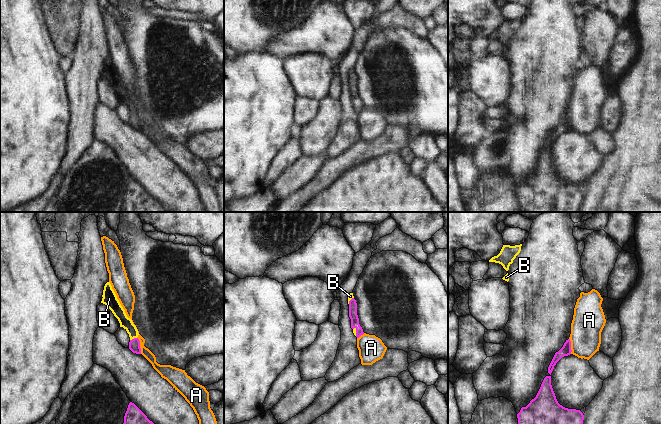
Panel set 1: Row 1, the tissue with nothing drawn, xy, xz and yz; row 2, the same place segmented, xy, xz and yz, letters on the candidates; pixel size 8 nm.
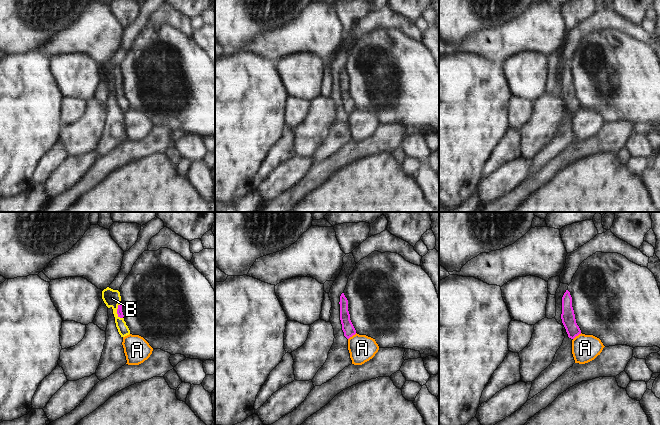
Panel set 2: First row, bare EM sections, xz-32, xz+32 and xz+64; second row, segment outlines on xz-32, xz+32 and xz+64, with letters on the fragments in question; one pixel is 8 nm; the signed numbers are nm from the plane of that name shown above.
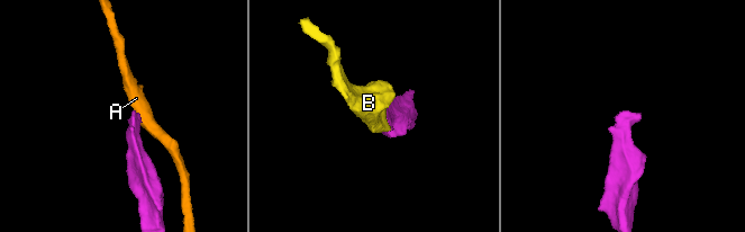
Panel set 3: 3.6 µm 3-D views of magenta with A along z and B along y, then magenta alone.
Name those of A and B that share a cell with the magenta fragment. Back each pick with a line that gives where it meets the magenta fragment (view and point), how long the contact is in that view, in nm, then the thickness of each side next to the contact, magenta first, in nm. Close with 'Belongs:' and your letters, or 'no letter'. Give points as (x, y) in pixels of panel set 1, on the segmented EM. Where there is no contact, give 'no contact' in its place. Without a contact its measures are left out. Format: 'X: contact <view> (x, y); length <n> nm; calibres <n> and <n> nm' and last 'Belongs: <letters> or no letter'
B: contact xy (134, 338); length 60 nm; calibres 100 and 90 nm
Belongs: B

